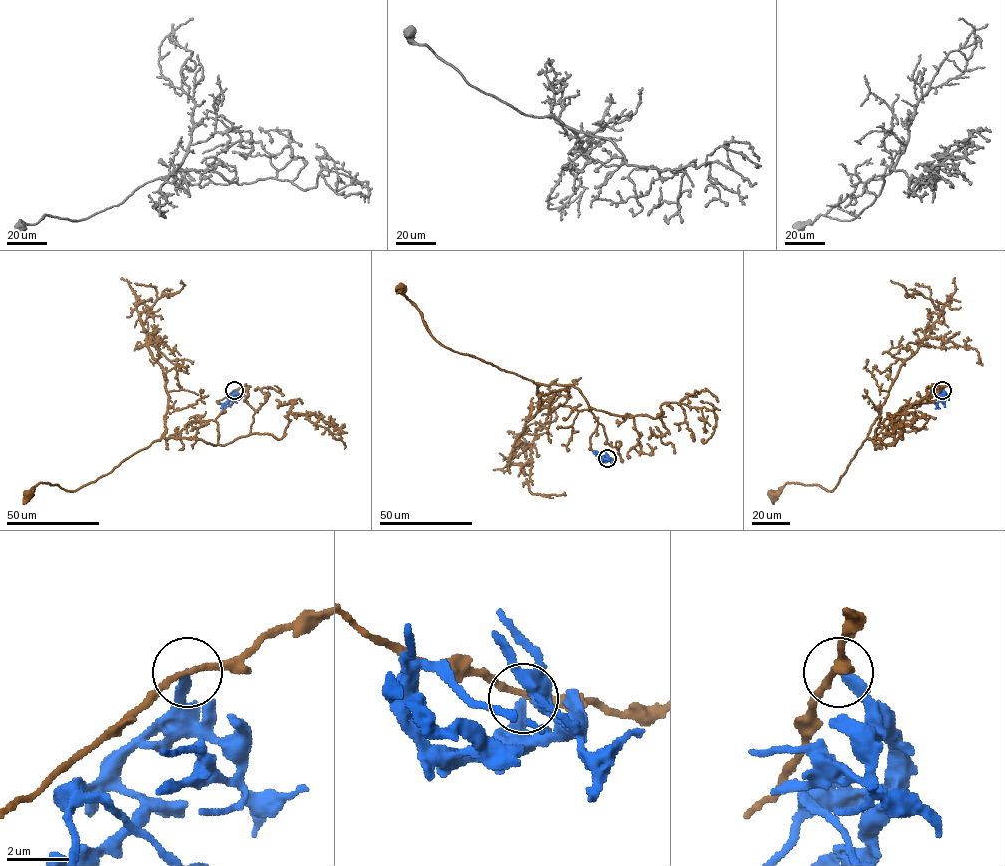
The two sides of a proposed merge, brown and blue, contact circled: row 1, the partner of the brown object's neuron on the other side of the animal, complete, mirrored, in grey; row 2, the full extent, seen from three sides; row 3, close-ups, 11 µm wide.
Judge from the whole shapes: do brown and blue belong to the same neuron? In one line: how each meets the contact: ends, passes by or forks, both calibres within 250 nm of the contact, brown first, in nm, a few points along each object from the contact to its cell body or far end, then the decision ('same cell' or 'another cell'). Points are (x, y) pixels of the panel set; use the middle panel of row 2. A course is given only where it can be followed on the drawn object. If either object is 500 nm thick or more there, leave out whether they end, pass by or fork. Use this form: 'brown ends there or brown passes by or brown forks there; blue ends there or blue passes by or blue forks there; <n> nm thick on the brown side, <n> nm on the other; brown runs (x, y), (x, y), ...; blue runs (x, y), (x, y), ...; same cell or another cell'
brown passes by; blue ends there; 190 nm thick on the brown side, 260 nm on the other; brown runs (607, 458), (591, 449), (590, 436), (598, 421), (578, 389), (539, 385), (446, 348), (430, 333), (401, 289); blue runs (607, 458), (602, 461), (600, 453), (595, 451); another cell

